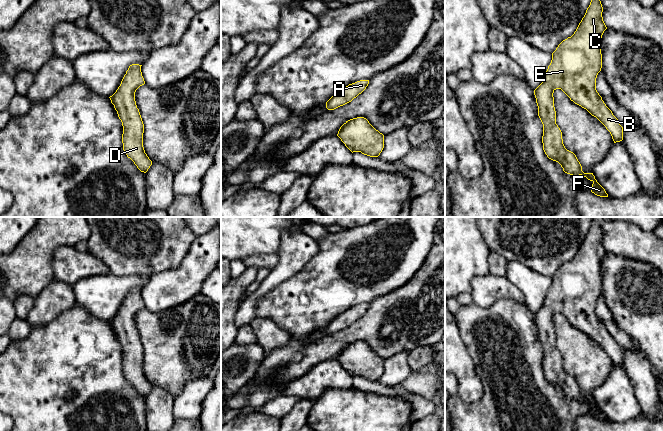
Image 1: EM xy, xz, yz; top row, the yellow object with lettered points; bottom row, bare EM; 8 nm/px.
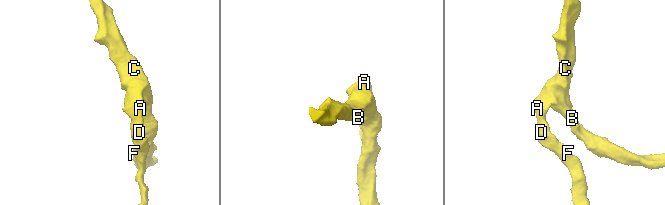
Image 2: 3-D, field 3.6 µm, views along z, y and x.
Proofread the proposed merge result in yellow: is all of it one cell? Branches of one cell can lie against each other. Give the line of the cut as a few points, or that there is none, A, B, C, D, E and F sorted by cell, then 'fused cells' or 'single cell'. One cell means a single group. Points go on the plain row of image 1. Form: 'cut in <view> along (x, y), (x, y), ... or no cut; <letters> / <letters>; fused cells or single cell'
no cut; A B C D E F; single cell

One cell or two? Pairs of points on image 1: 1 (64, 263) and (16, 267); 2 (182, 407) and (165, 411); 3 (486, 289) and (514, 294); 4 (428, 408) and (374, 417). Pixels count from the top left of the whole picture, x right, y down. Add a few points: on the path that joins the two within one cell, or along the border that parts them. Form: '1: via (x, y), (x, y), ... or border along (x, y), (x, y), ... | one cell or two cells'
1: border along (66, 245), (59, 246), (53, 253), (54, 277) | two cells
2: border along (173, 397), (173, 416), (175, 418) | two cells
3: via (493, 289), (507, 290) | one cell
4: border along (393, 397), (402, 397), (409, 403), (410, 420) | two cells

